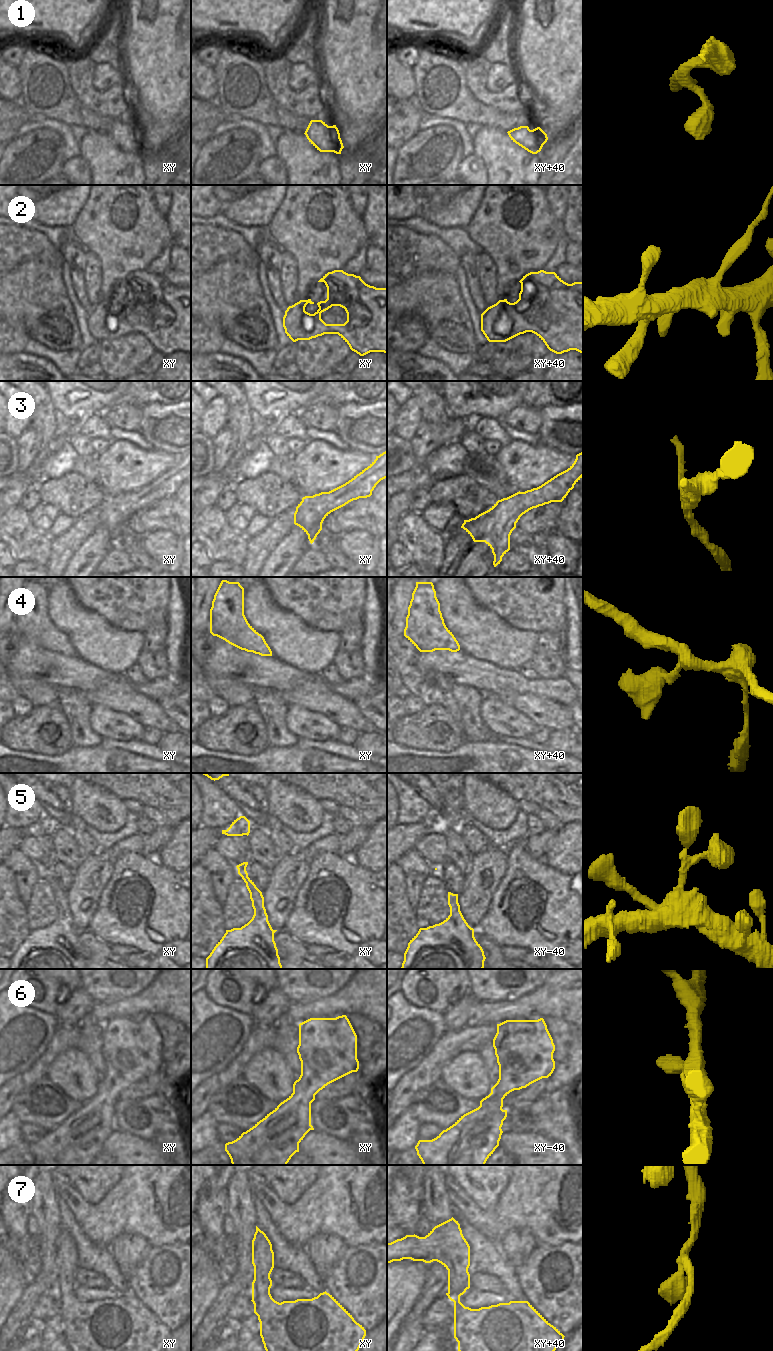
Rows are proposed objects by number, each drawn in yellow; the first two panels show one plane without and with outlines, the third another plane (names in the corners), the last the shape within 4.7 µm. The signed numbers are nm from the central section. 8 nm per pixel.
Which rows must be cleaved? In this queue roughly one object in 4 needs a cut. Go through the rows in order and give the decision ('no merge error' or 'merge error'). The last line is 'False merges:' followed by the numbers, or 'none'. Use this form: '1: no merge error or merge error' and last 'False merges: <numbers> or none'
1: no merge error
2: no merge error
3: no merge error
4: no merge error
5: no merge error
6: no merge error
7: no merge error
False merges: none

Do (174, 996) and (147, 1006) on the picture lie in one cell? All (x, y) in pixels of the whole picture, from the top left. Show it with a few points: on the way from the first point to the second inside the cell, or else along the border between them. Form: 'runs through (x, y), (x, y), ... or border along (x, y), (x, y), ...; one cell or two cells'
runs through (167, 997), (159, 997), (154, 1000); one cell

